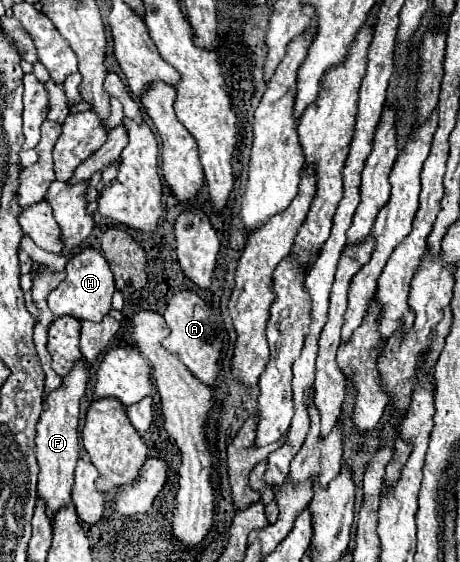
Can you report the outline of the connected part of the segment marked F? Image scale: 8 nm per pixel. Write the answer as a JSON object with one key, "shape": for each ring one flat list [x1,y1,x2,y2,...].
{"shape":[[78,361,74,371,62,379,62,385,48,395,44,401,44,411,40,415,36,427,36,457,40,465,38,475,38,495,48,505,48,517,52,519,54,513,70,503,70,491,74,481,76,461,80,459,80,445,78,445,78,421,80,421,80,399,86,391,86,373,84,363]]}

